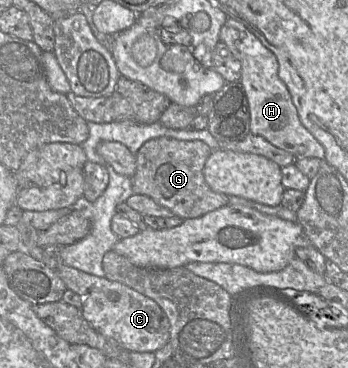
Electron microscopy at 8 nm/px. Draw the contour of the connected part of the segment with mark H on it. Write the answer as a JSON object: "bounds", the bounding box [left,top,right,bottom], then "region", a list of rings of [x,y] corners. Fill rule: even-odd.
{"bounds":[220,17,324,160],"region":[[[228,17],[220,29],[220,41],[225,43],[231,53],[241,63],[240,81],[245,89],[251,115],[250,132],[264,137],[272,145],[291,153],[295,160],[305,157],[324,159],[323,145],[301,123],[297,109],[292,101],[290,92],[278,75],[278,61],[273,52],[266,48],[247,27],[234,18]]]}

